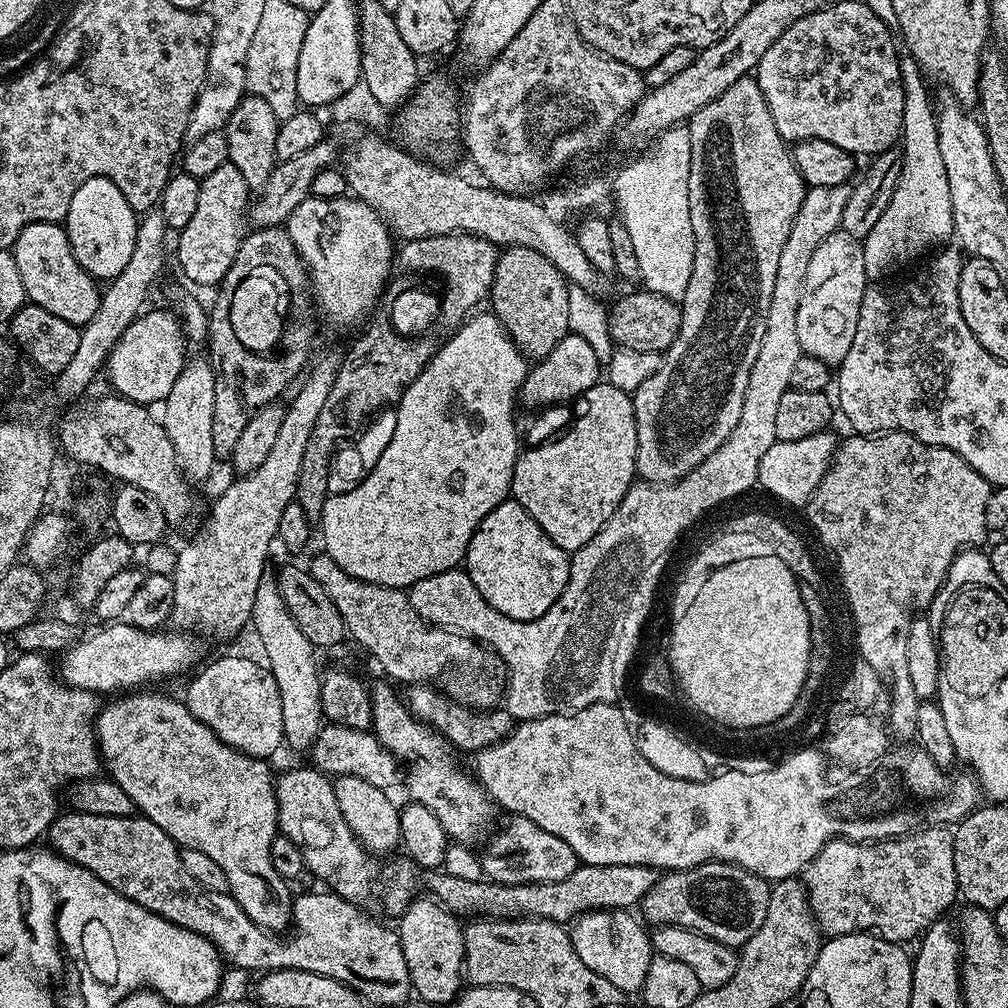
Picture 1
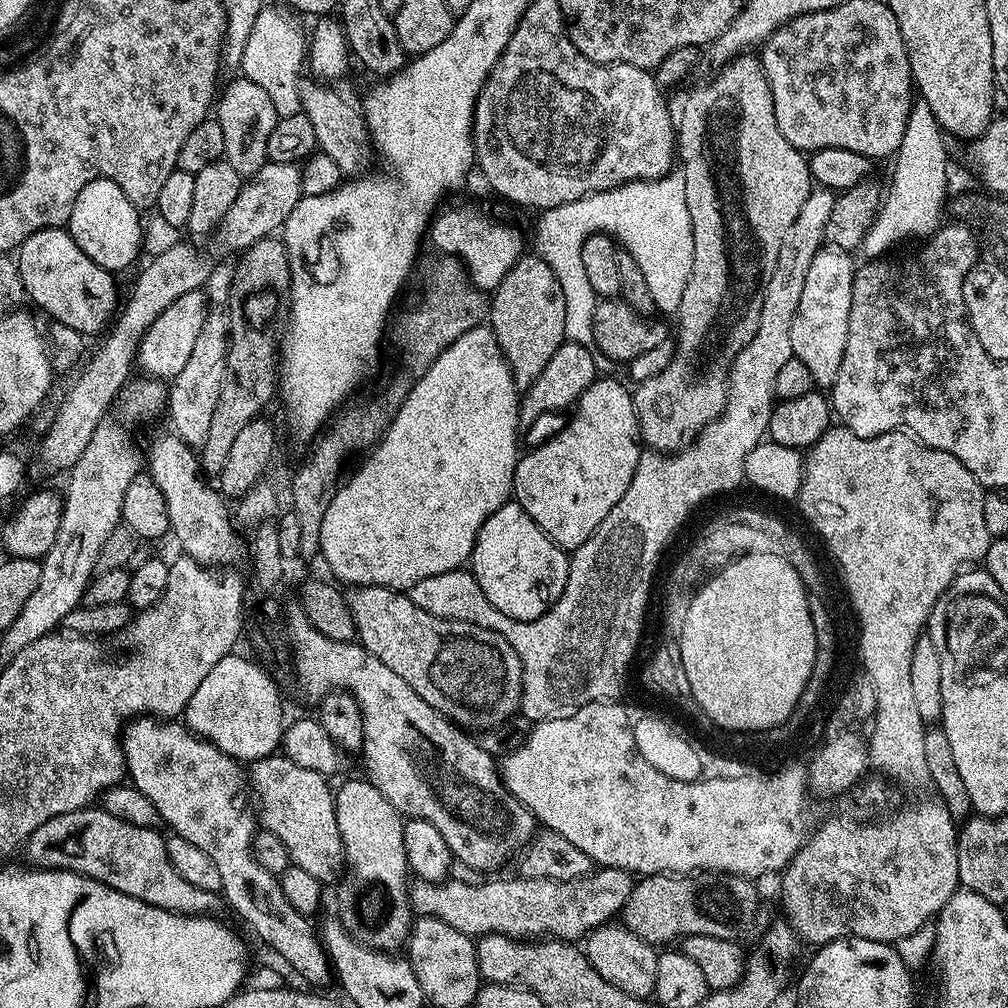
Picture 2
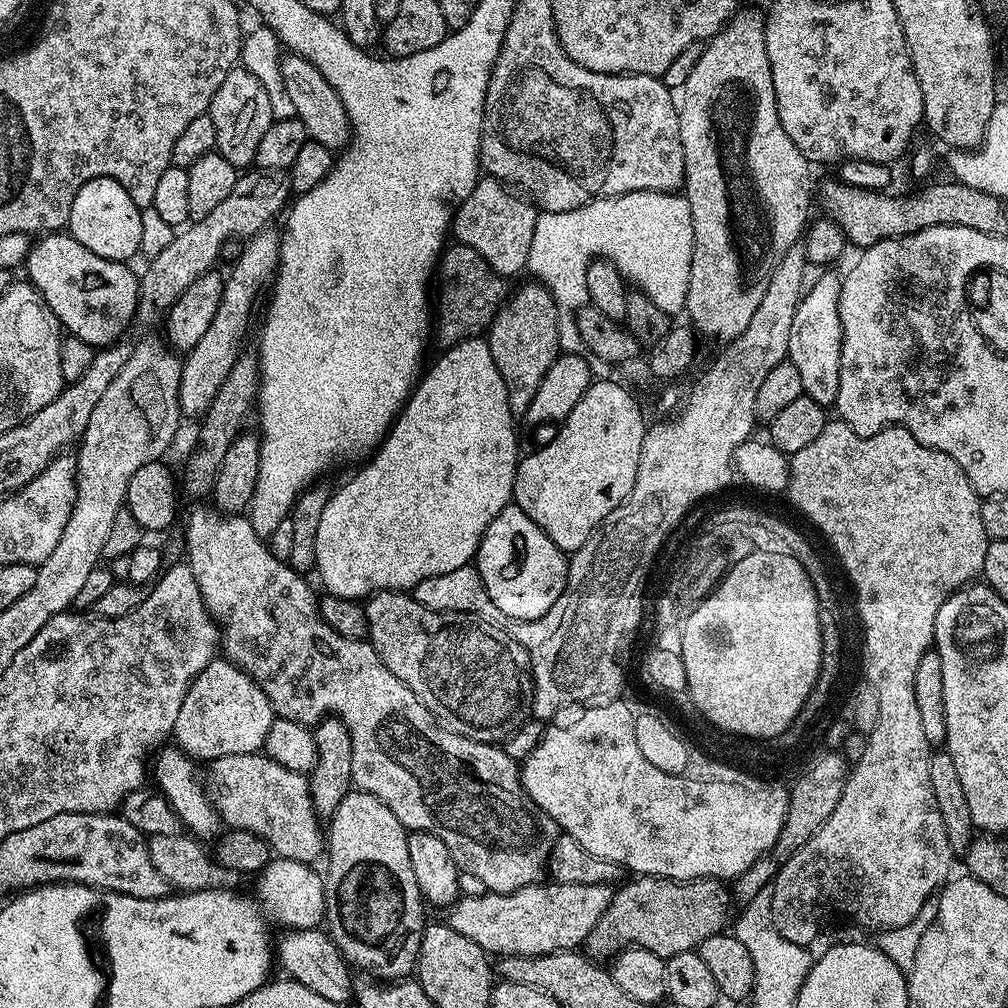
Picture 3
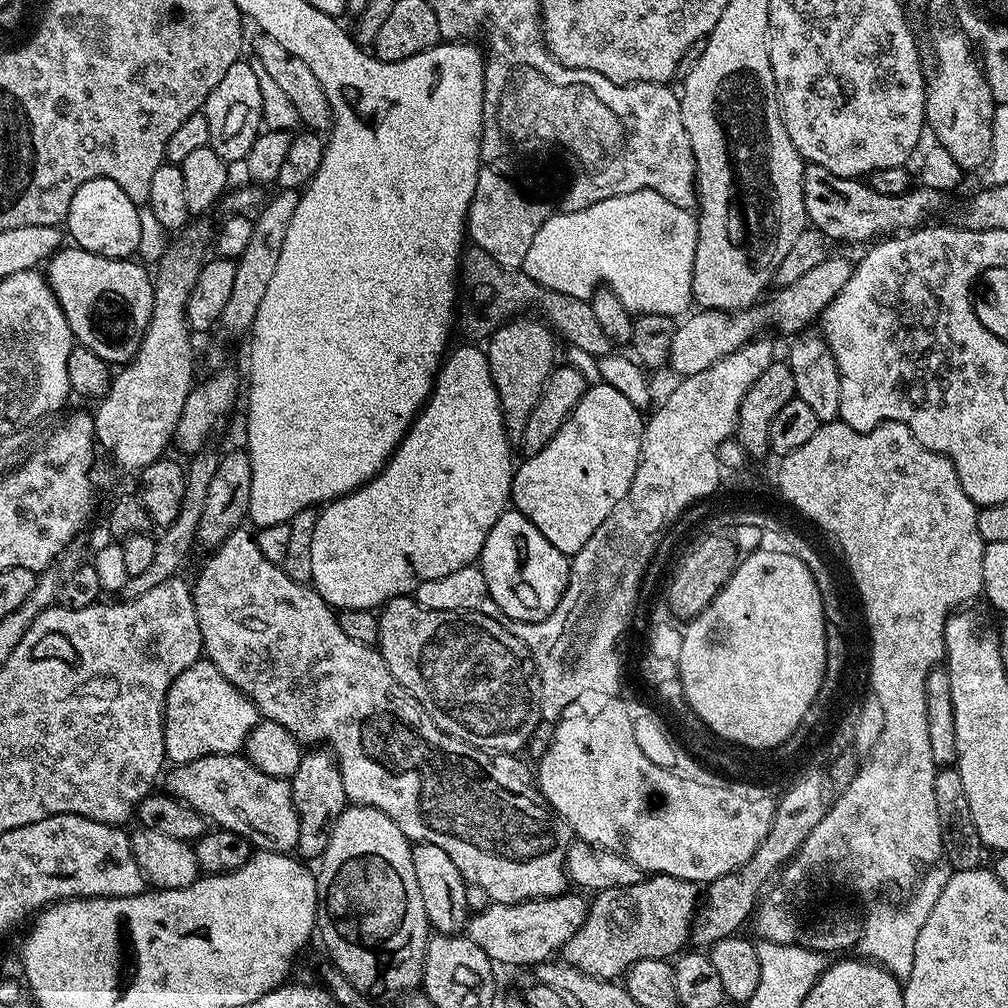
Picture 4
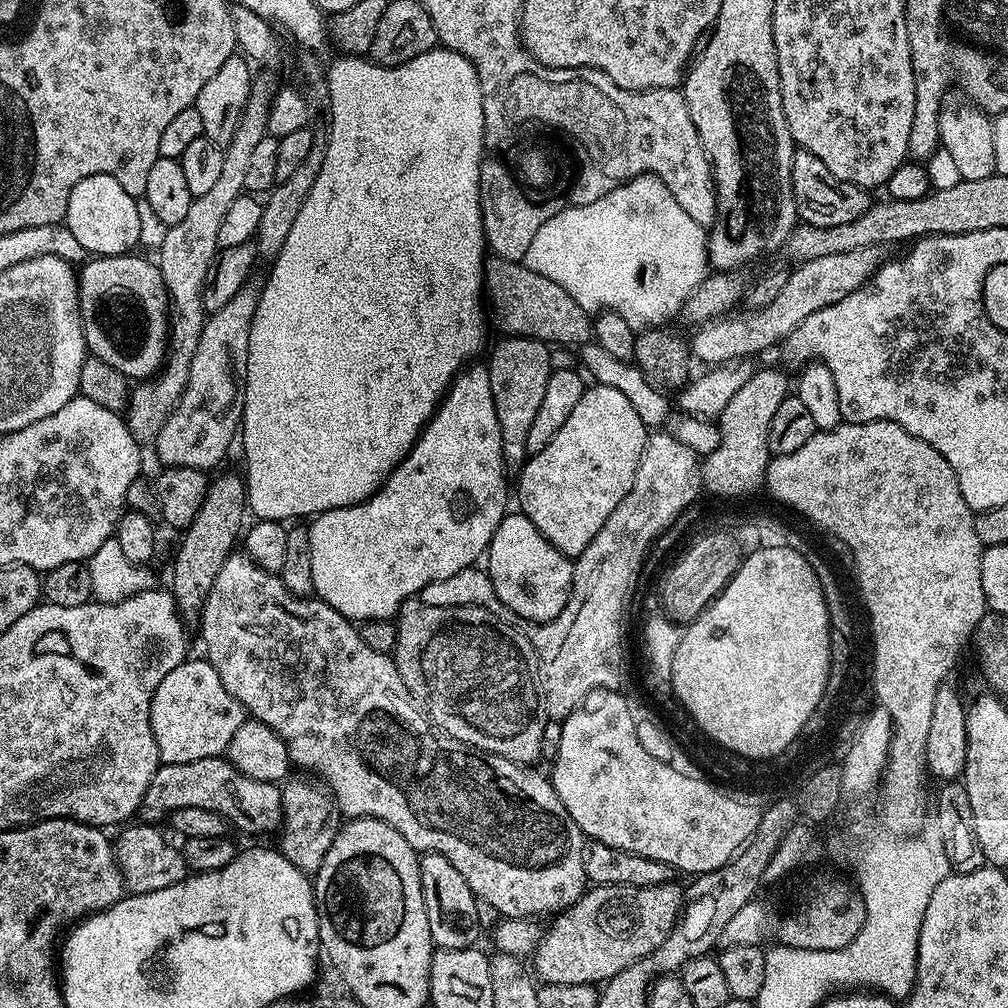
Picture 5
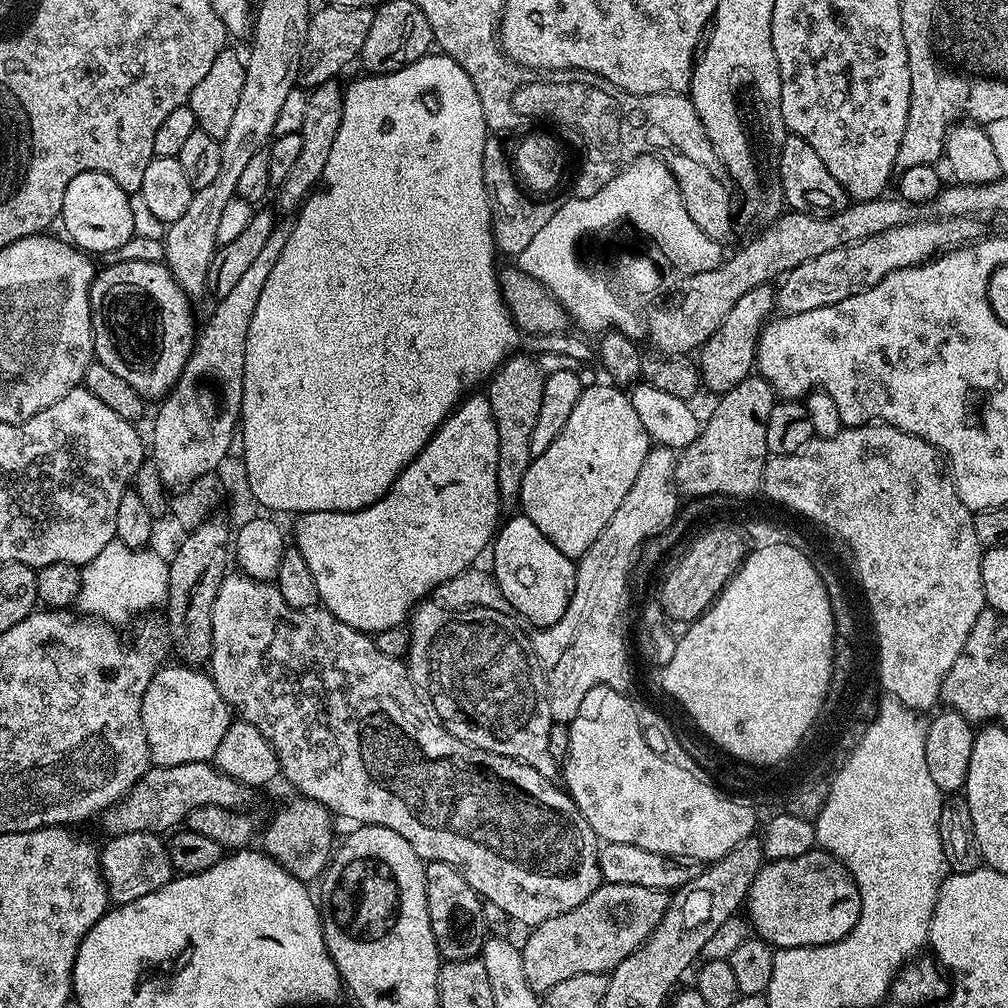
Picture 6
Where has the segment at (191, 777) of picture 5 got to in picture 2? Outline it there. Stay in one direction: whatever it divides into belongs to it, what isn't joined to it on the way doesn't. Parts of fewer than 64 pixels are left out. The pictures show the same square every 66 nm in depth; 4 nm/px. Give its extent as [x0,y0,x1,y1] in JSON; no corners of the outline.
[246,754,342,885]

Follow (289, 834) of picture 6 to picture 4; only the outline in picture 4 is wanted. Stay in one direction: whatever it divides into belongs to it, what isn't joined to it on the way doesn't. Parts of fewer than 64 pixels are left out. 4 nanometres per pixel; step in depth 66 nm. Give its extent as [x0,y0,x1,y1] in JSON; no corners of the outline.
[290,746,350,858]

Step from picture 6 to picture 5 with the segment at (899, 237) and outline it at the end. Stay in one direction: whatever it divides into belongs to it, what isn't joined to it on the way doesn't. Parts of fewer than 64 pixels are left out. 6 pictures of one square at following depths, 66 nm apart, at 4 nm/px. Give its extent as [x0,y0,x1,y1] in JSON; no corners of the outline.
[690,248,882,366]

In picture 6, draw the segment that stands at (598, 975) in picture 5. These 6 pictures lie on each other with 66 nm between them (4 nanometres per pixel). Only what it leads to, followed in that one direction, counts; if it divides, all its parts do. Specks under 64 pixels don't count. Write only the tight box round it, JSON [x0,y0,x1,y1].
[522,883,669,994]

